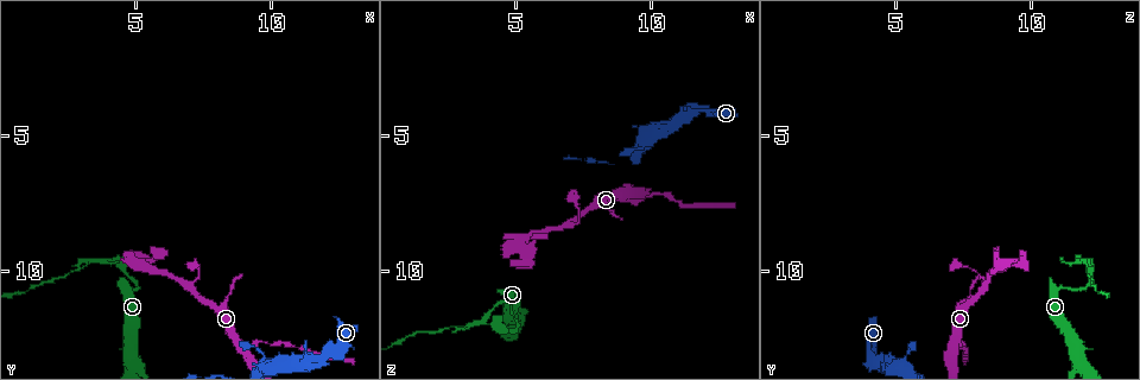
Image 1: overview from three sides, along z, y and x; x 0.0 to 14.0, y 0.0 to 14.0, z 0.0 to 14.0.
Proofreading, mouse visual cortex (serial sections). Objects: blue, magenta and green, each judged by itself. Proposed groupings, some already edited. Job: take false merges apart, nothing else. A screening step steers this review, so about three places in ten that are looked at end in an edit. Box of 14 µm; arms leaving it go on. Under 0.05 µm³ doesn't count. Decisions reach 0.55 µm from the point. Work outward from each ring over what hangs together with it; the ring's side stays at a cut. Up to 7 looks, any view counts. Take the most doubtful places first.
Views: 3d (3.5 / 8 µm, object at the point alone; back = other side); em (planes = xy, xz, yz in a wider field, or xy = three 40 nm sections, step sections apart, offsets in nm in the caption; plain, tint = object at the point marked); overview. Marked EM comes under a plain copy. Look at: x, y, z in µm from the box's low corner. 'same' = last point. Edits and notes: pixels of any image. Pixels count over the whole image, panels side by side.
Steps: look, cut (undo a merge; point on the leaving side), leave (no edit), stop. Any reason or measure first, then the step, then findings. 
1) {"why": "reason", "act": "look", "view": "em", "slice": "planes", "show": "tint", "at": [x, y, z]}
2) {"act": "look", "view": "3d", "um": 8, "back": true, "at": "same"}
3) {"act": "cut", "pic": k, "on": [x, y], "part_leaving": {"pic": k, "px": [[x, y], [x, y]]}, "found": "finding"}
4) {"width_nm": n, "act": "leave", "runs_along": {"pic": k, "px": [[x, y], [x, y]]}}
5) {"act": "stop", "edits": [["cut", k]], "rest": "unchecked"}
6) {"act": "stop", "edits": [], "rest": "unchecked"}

{"why": "sudden change in width", "act": "look", "view": "3d", "um": 3.5, "at": [3.9, 9.6, 12.0]}

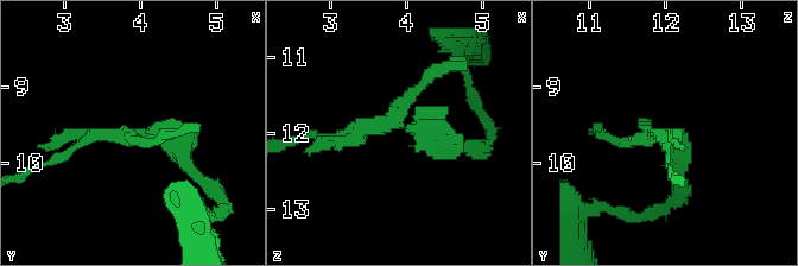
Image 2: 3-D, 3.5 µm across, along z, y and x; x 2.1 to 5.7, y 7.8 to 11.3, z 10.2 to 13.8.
{"act": "look", "view": "em", "slice": "planes", "show": "tint", "at": [3.95, 9.65, 11.90]}

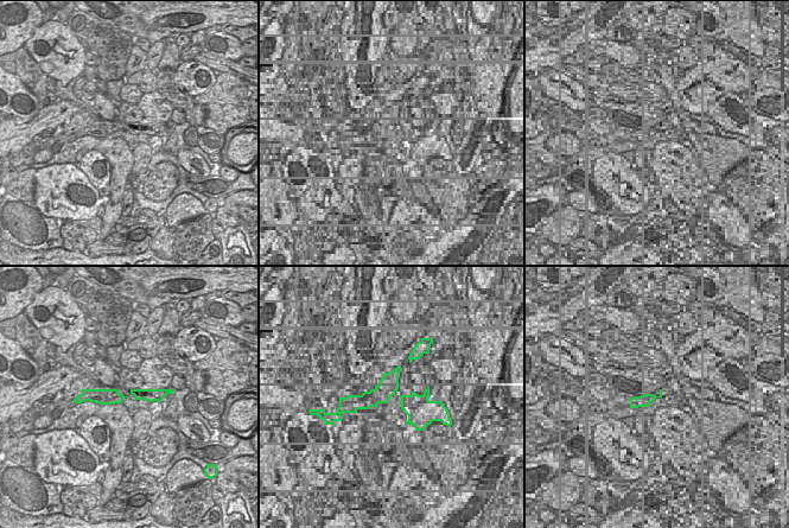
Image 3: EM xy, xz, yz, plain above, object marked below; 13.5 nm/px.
{"act": "leave", "runs_along": {"pic": 2, "px": [[191, 171], [163, 134], [93, 134], [64, 156]]}, "found": "one cell here"}

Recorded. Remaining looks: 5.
{"why": "calibre changes", "act": "look", "view": "em", "slice": "xy", "step": 5, "show": "tint", "at": [7.0, 10.6, 8.3]}

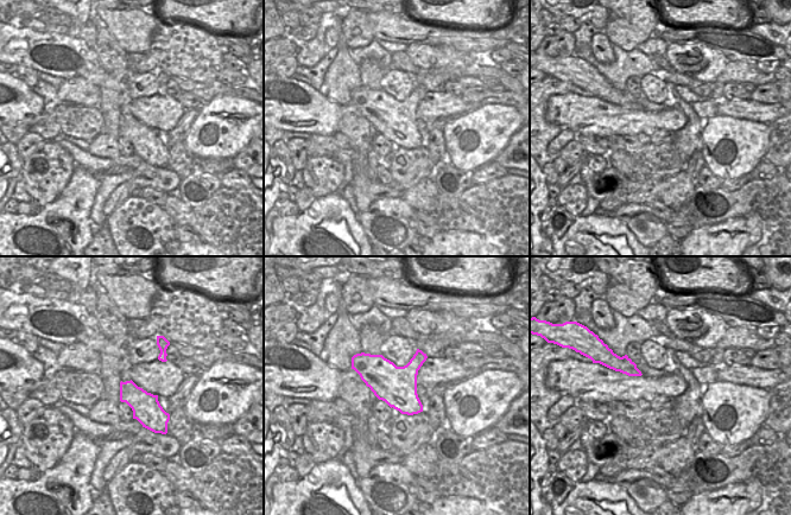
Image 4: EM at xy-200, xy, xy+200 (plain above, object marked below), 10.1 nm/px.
{"why": "wider look", "act": "look", "view": "3d", "um": 3.5, "at": "same"}

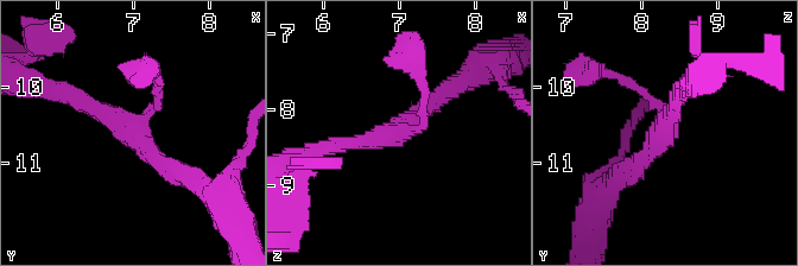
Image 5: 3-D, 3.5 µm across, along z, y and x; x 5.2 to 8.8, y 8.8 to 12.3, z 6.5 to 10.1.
{"arms": 3, "arm_widths_nm": [150, 200, 250], "act": "leave", "runs_along": {"pic": 5, "px": [[187, 175], [65, 95]]}, "found": "all the same cell"}

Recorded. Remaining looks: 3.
{"act": "look", "view": "em", "slice": "xy", "step": 5, "show": "tint", "at": [8.9, 12.7, 7.3]}

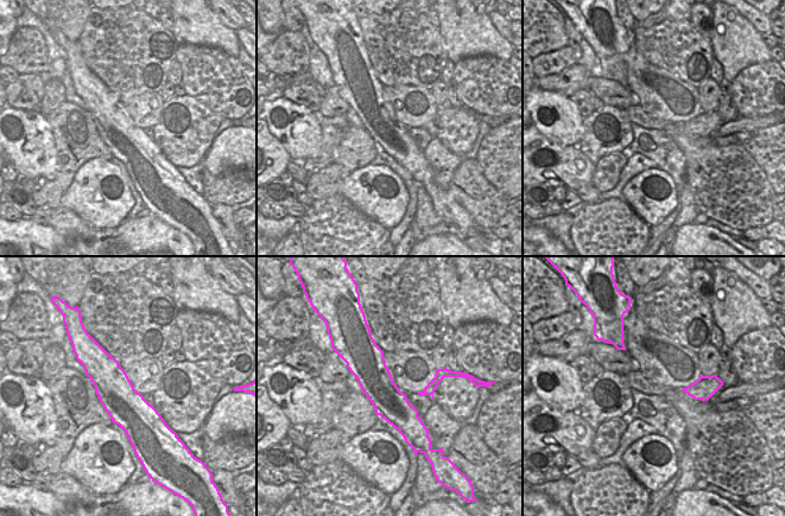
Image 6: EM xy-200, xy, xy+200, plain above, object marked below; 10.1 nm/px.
{"act": "look", "view": "3d", "um": 3.5, "at": "same"}

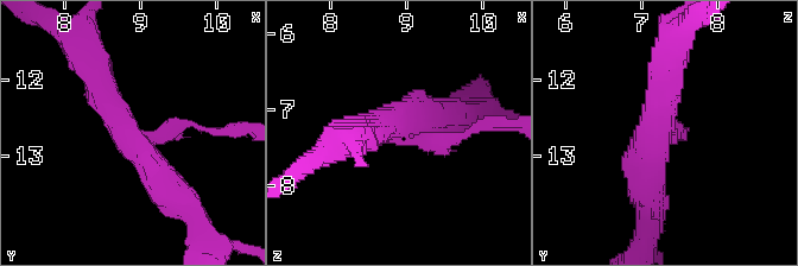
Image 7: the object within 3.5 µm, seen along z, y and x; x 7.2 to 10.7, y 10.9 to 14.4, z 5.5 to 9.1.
{"arms": 3, "arm_widths_nm": [200, 400, 450], "act": "cut", "pic": 7, "on": [447, 140], "part_leaving": {"pic": 7, "px": [[406, 139], [512, 124]]}, "found": "a second cell is stuck on"}

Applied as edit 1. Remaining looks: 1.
{"act": "stop", "edits": [["cut", 7]], "rest": "unchecked"}

